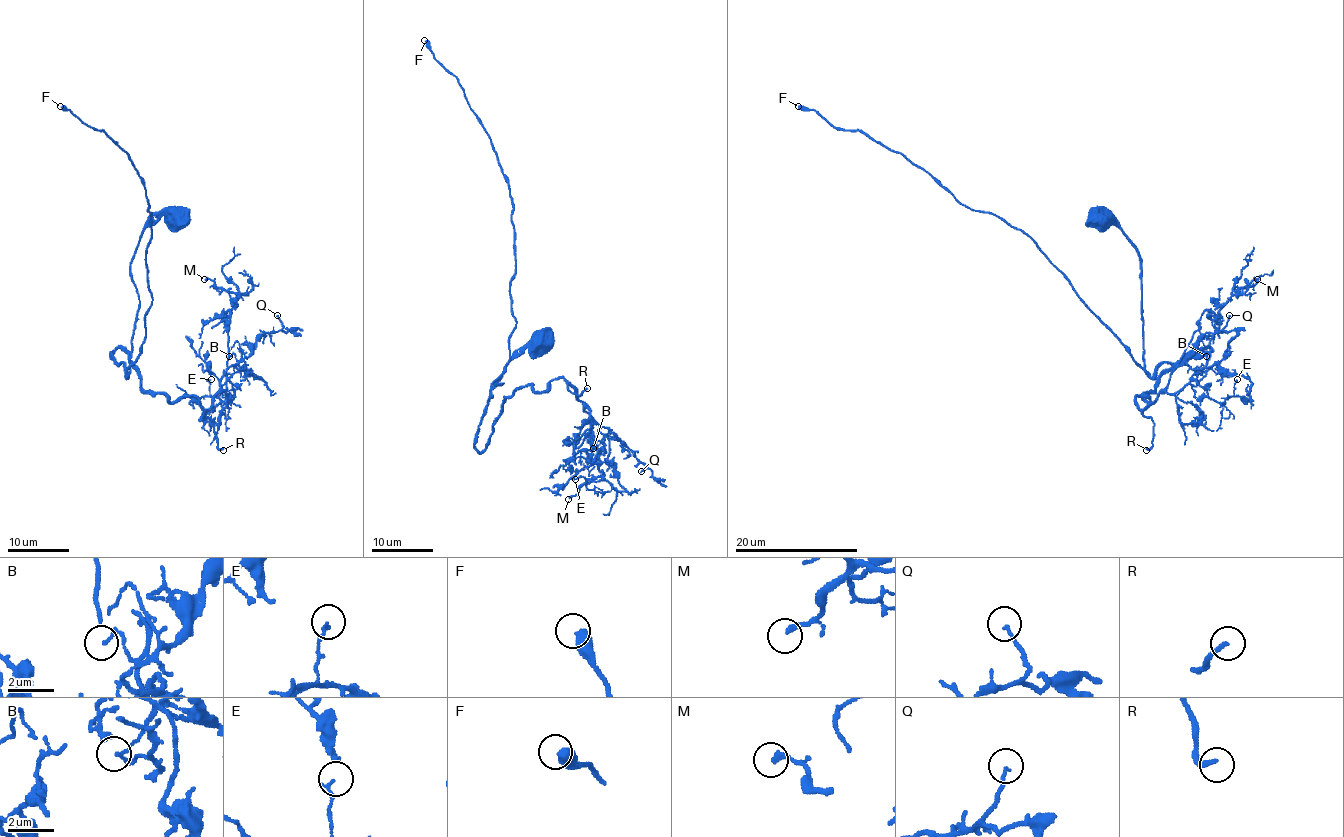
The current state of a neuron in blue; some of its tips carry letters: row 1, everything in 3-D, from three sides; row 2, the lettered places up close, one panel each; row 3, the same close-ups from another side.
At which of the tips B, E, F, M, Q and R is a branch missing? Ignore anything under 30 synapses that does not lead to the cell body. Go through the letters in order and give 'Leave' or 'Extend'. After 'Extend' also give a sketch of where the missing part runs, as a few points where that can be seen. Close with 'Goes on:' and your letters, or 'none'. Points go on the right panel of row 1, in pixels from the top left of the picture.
B: Leave
E: Leave
F: Extend
M: Leave
Q: Extend. Course of what is missing: (1229, 315), (1227, 299), (1234, 290), (1255, 281), (1263, 273)
R: Extend. Course of what is missing: (1146, 450), (1149, 453), (1162, 445), (1171, 431), (1185, 431), (1203, 434), (1203, 459)
Goes on: F, Q, R

